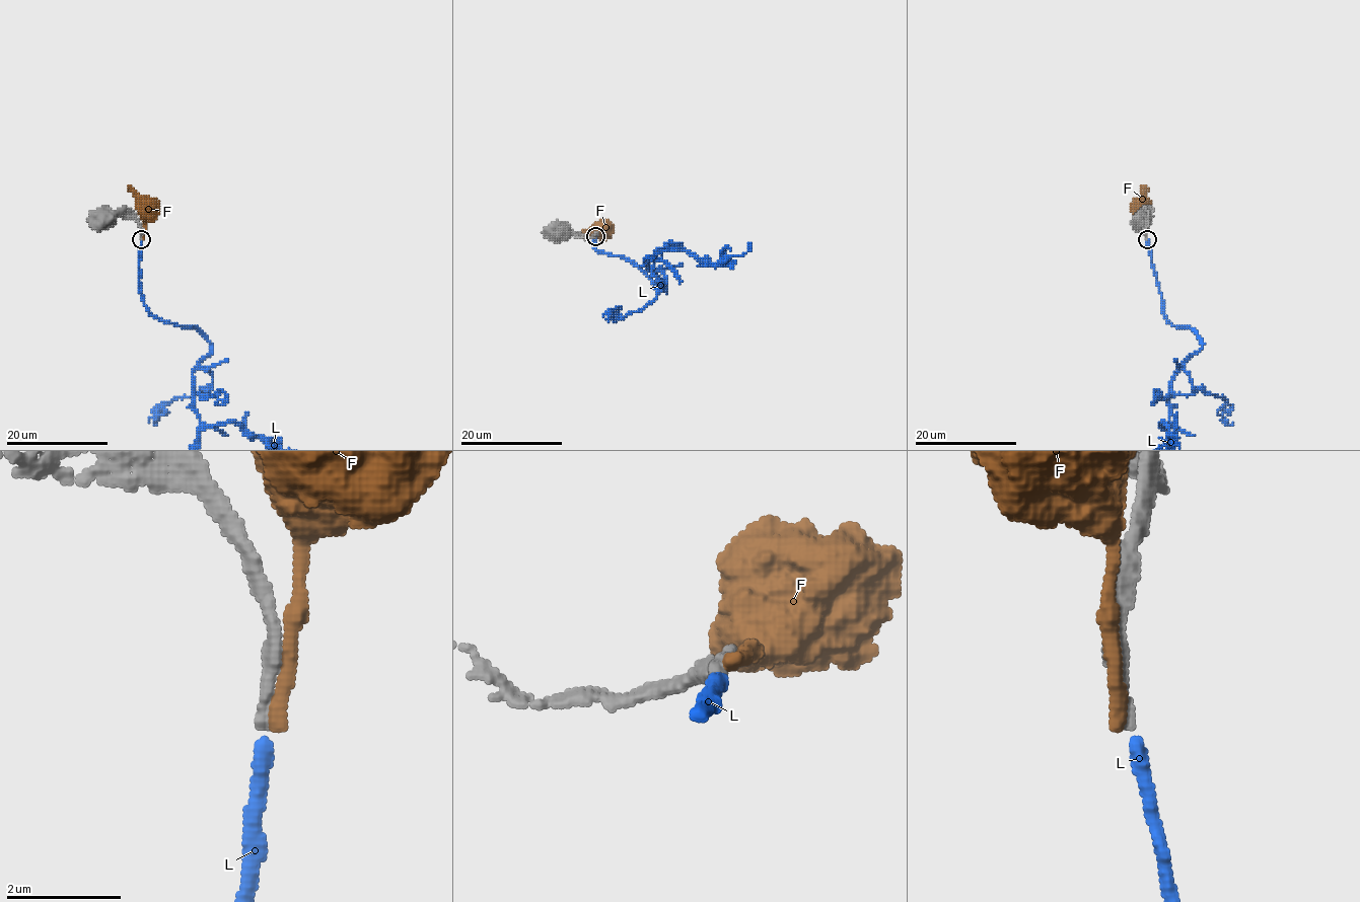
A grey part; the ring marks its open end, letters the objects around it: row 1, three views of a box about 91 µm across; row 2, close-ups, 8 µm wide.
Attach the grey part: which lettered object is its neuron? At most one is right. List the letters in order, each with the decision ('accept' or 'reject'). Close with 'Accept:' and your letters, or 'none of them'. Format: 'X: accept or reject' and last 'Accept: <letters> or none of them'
F: reject
L: accept
Accept: L

